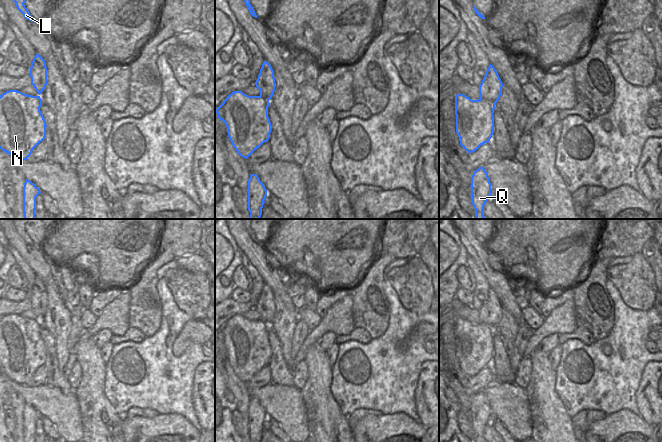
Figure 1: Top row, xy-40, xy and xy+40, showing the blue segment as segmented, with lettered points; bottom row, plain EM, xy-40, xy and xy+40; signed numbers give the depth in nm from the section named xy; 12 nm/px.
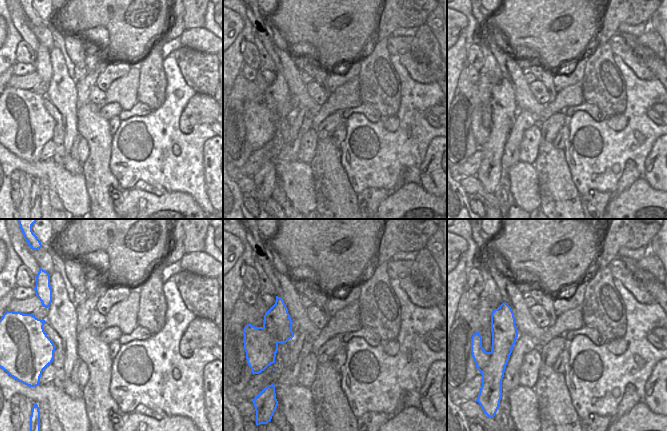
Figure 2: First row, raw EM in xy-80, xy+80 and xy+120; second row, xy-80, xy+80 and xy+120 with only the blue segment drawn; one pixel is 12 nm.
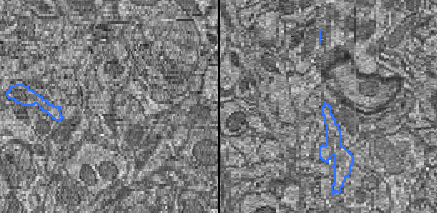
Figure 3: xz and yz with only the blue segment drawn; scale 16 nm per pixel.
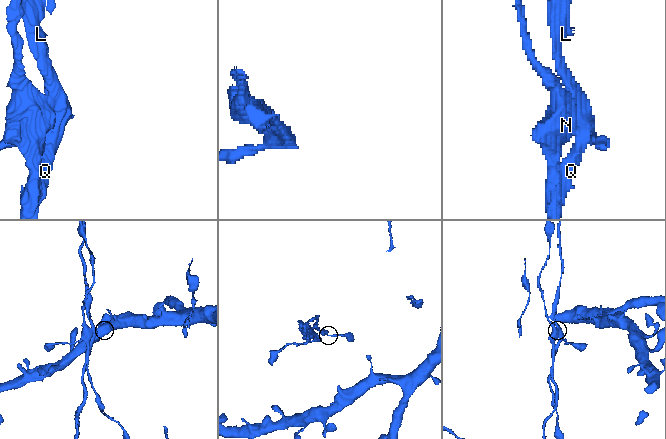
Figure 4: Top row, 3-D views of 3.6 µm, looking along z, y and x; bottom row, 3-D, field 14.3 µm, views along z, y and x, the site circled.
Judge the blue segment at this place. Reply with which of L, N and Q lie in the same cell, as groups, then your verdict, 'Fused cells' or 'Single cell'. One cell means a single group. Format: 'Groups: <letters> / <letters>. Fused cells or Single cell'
Groups: L Q / N. Fused cells.

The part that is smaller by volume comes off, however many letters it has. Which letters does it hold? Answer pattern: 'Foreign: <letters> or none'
Foreign: L, Q

